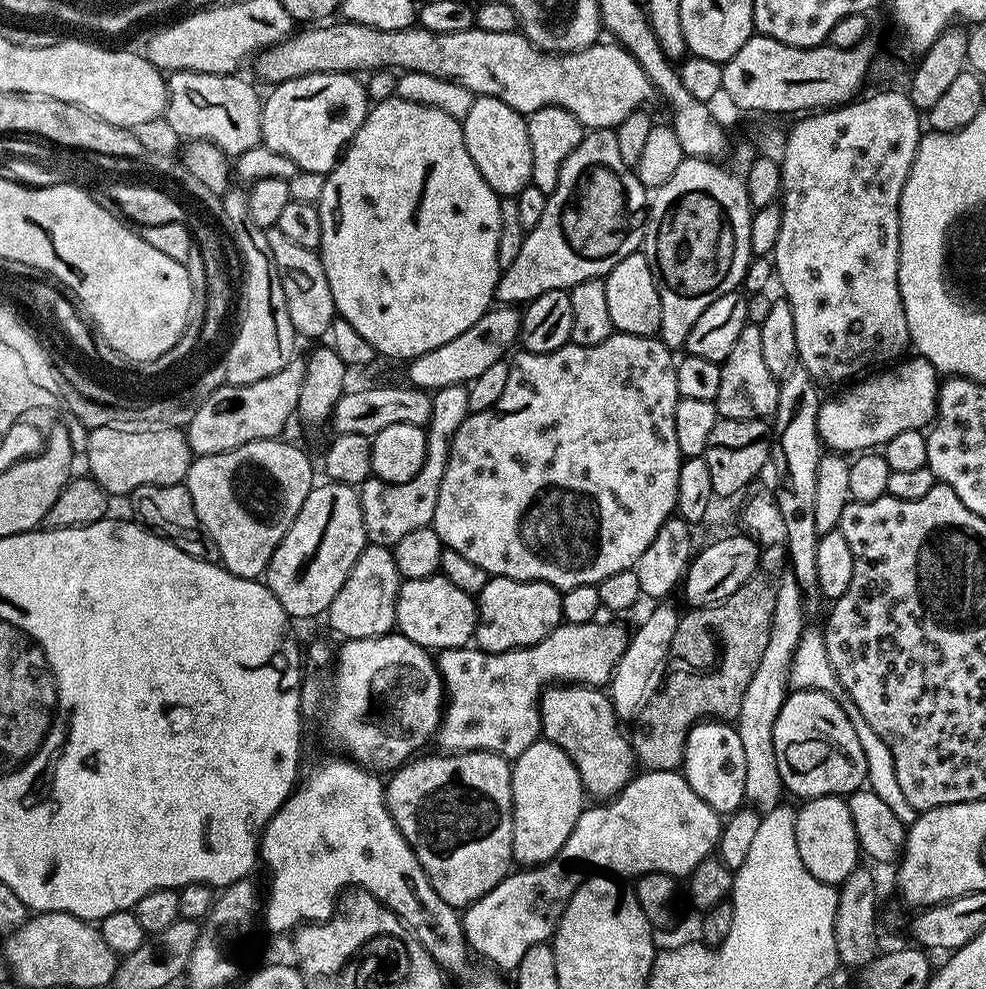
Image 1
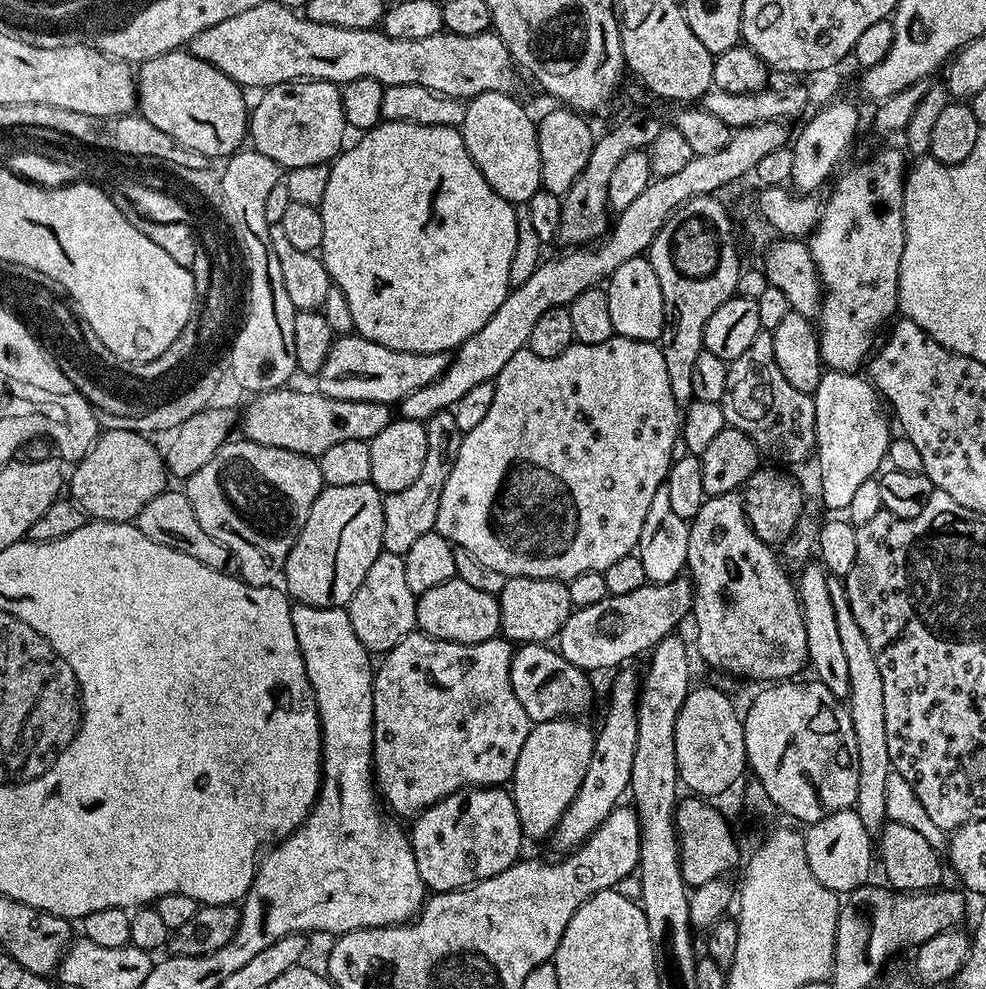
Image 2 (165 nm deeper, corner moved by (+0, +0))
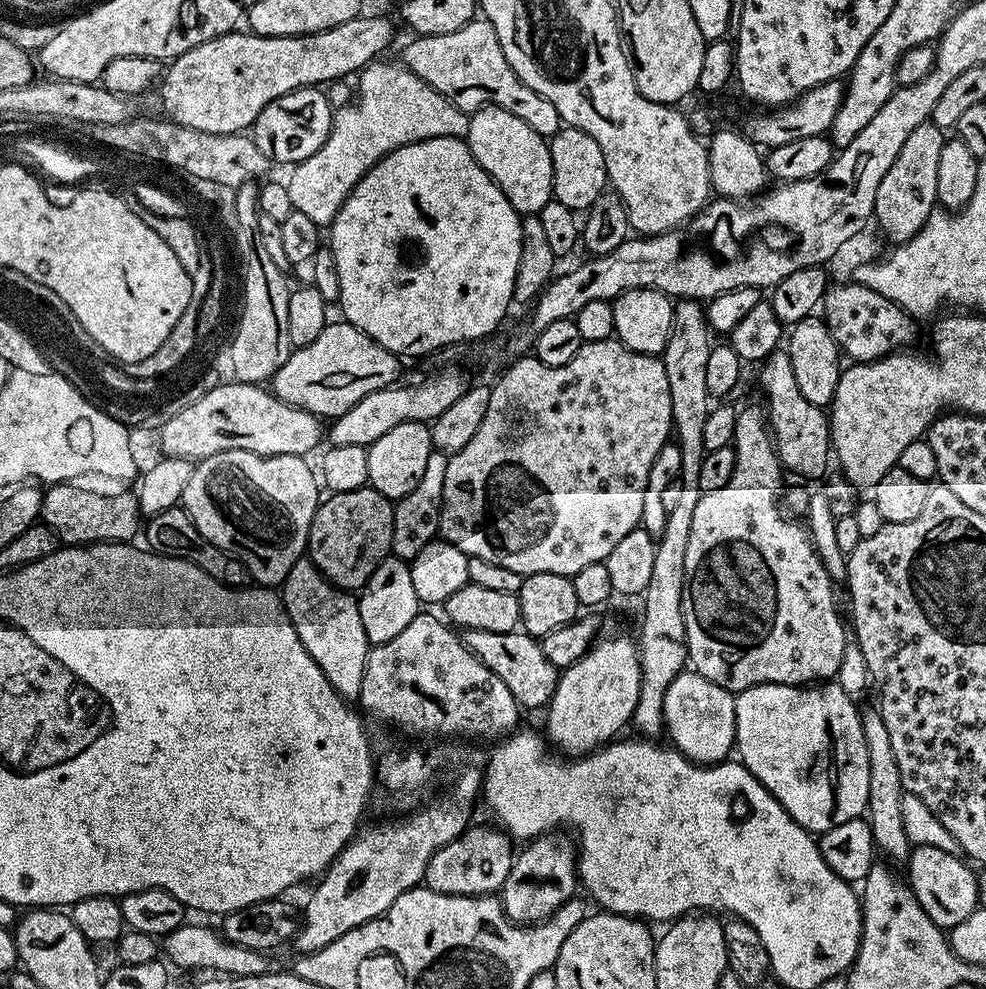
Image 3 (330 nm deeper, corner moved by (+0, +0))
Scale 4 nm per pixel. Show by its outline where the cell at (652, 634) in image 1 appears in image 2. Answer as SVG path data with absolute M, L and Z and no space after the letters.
M624 666L615 673L612 680L612 693L608 696L608 709L604 712L604 721L595 729L596 741L594 754L590 754L590 766L586 766L586 775L574 802L566 806L558 826L546 838L546 845L552 854L567 854L582 846L602 822L625 799L631 789L630 770L634 770L634 749L638 742L638 698L640 697L641 677L632 666Z

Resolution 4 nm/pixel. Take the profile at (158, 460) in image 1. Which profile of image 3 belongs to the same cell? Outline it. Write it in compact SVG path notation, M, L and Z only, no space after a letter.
M76 482L51 485L44 492L40 511L43 523L64 546L86 544L122 544L135 541L142 528L139 499L131 491L103 496L100 492L87 492Z

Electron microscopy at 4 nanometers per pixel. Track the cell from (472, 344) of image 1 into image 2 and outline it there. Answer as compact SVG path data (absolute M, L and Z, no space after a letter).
M359 334L341 336L333 339L330 354L326 354L314 383L323 396L330 398L396 406L414 390L422 390L422 386L437 380L448 369L449 359L447 352L403 352L378 346L378 342L370 342Z

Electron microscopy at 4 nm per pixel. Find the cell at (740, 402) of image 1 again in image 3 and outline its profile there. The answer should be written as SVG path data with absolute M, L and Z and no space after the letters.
M786 350L771 352L759 365L760 388L764 391L763 403L766 405L766 419L772 433L772 443L776 445L776 453L781 468L796 476L805 476L808 480L816 480L830 464L832 433L830 420L825 409L806 402L802 390L798 390L798 382L794 379L794 365L790 362L790 354Z

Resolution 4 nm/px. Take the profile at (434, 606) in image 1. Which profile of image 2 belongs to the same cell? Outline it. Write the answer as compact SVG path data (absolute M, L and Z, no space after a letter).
M447 580L442 586L434 586L416 597L416 628L435 640L455 644L477 644L497 639L500 631L500 601L486 590L474 590L474 586L461 580Z

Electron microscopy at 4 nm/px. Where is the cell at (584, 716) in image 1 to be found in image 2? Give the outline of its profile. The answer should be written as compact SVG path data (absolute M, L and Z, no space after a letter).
M522 644L513 651L512 665L510 666L510 686L514 690L514 698L522 702L522 710L533 722L541 724L547 720L561 718L576 718L592 704L592 684L589 673L583 672L578 666L566 662L562 654L555 647L543 644Z

